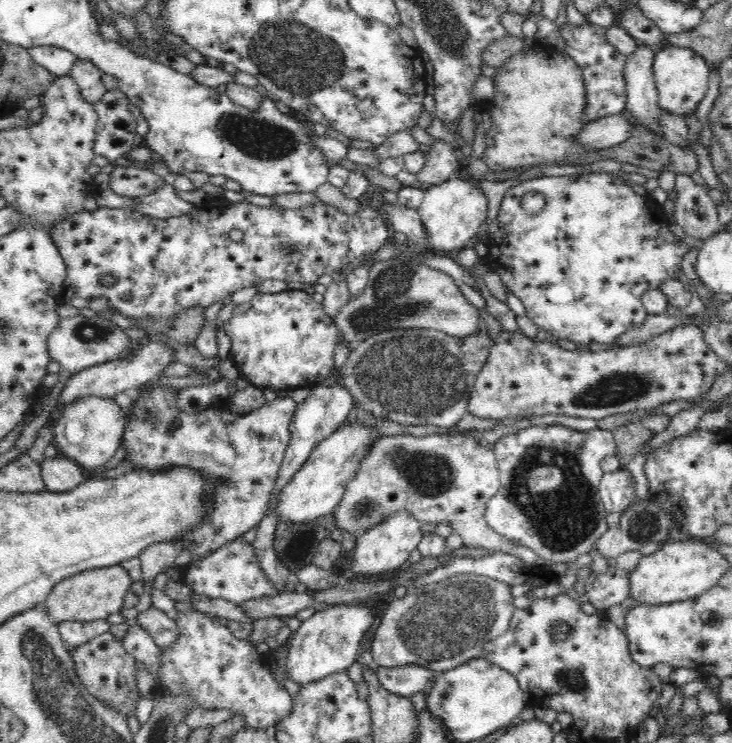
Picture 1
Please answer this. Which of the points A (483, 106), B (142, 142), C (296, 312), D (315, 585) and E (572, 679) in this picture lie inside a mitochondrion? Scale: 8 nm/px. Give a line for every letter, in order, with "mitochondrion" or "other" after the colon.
A: other
B: other
C: other
D: other
E: mitochondrion

